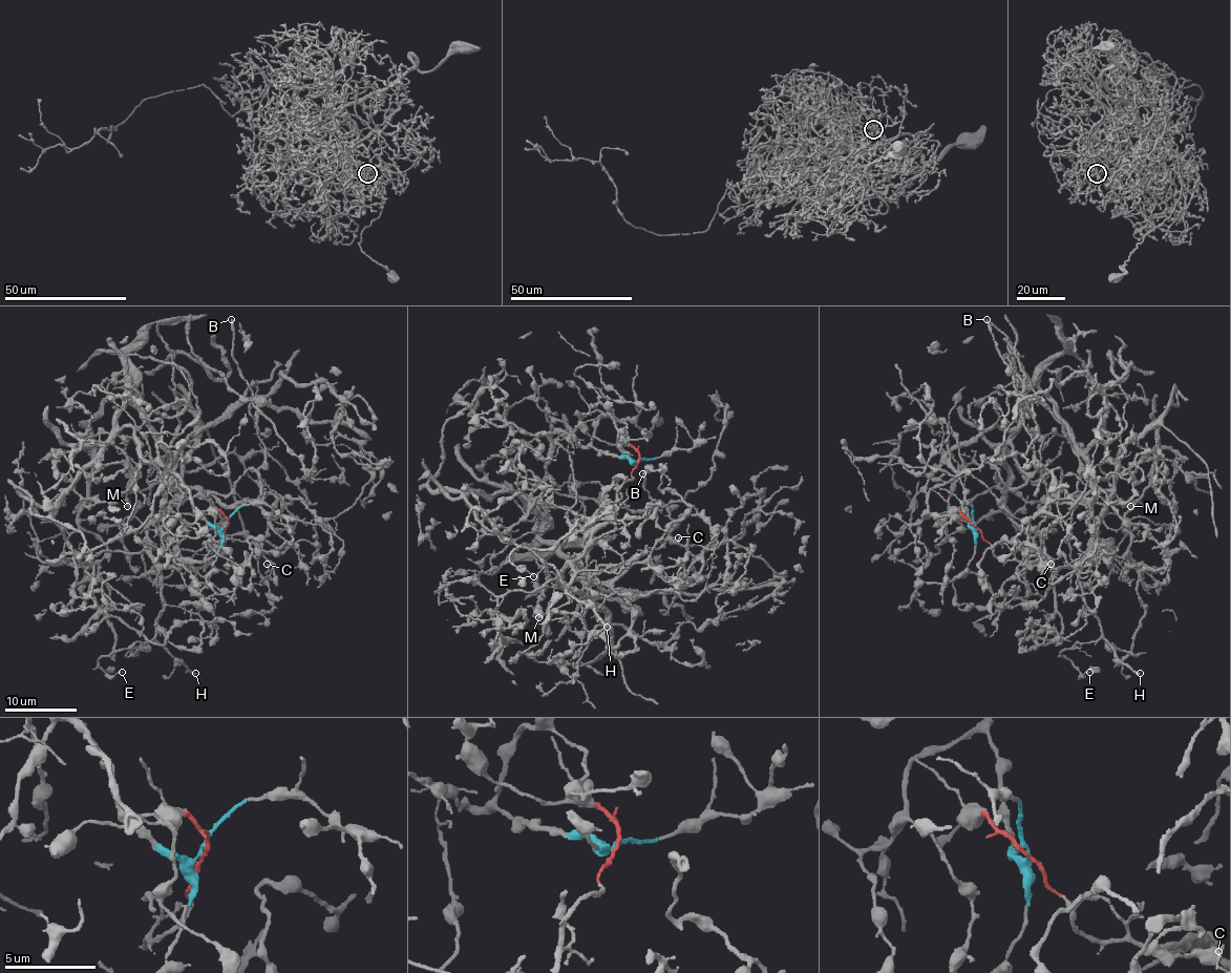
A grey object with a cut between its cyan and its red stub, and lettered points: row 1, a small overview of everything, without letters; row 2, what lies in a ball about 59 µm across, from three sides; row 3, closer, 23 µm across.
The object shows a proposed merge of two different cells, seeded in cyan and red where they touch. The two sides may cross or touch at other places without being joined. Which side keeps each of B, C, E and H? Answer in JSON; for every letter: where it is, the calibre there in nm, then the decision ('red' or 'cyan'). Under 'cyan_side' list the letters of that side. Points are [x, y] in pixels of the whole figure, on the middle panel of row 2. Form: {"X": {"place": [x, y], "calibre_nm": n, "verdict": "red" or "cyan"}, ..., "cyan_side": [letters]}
{"B": {"place": [642, 473], "calibre_nm": 220, "verdict": "red"}, "C": {"place": [678, 537], "calibre_nm": 120, "verdict": "red"}, "E": {"place": [533, 576], "calibre_nm": 90, "verdict": "red"}, "H": {"place": [607, 627], "calibre_nm": 280, "verdict": "red"}, "cyan_side": []}

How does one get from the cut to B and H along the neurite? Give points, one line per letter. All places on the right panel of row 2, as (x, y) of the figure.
B: (974, 524), (999, 558), (1070, 567), (1104, 506), (1068, 493), (1061, 470), (1035, 455), (987, 319)
H: (974, 524), (999, 558), (1074, 569), (1081, 597), (1097, 619), (1104, 638), (1122, 662), (1140, 673)

